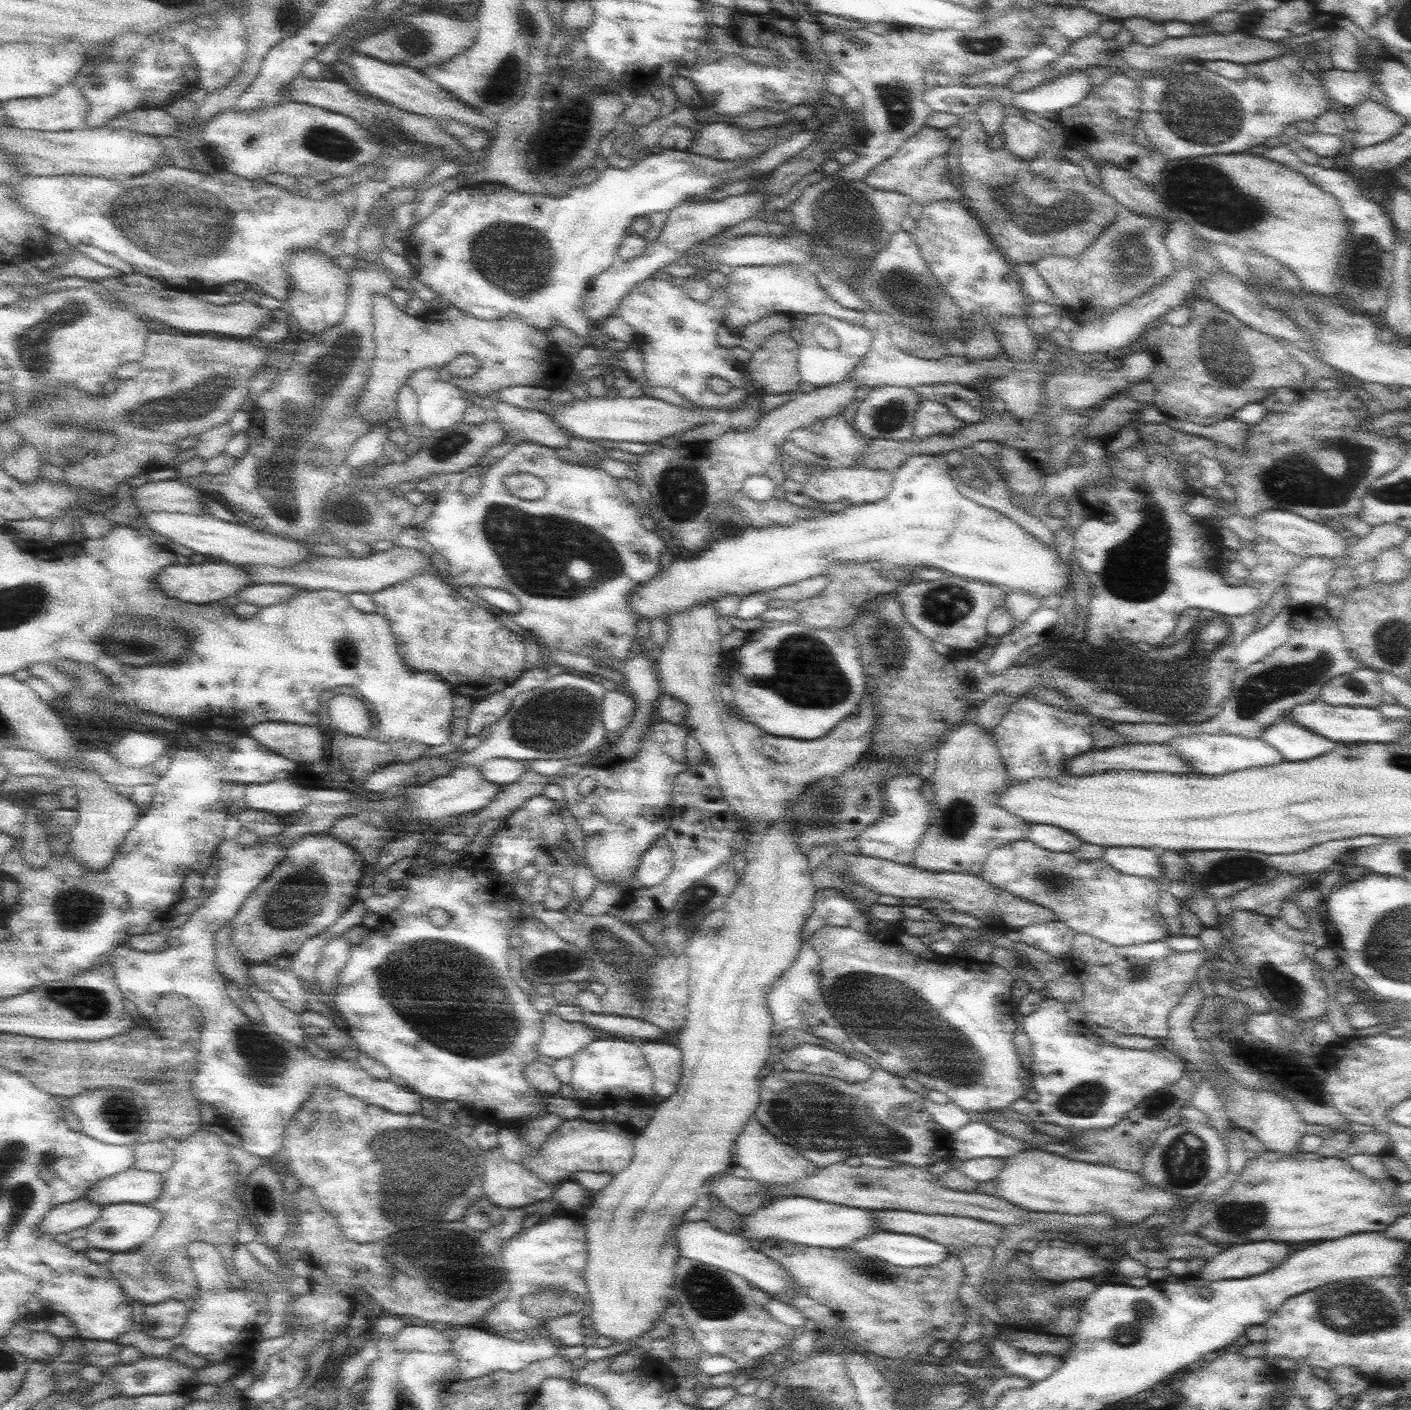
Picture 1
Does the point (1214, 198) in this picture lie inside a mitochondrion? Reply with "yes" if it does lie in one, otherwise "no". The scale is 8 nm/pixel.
yes

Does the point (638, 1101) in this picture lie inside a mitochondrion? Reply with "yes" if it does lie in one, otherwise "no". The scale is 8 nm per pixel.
no

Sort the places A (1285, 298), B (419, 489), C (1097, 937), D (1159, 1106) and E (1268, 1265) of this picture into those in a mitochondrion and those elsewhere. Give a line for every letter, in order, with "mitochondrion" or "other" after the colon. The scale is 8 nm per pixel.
A: mitochondrion
B: other
C: other
D: mitochondrion
E: other

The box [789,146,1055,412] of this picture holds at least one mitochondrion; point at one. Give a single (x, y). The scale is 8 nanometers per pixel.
(842, 215)

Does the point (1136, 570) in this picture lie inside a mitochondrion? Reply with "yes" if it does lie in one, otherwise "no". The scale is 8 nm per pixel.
yes

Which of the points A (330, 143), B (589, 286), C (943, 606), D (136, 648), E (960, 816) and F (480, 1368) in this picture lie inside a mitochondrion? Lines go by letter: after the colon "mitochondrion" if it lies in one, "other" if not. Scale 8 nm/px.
A: mitochondrion
B: other
C: mitochondrion
D: mitochondrion
E: mitochondrion
F: other

